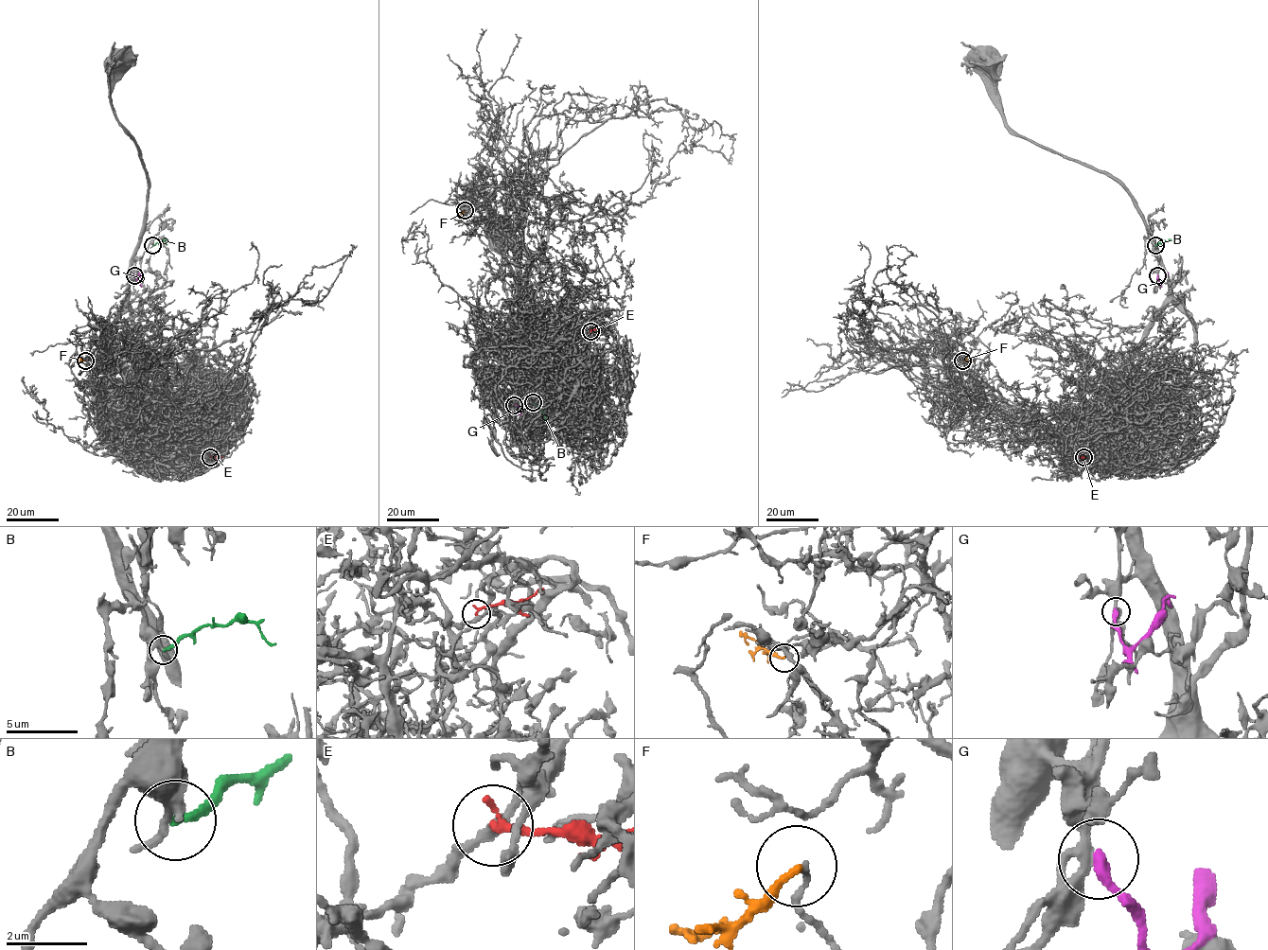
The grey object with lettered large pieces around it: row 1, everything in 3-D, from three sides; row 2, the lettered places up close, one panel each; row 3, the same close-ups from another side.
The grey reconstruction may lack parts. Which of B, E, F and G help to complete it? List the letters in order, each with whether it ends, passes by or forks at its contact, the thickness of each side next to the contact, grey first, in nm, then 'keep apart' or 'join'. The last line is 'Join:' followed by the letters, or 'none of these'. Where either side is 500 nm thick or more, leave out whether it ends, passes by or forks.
B: it ends there; 300 nm thick on the grey side, 180 nm on the other; keep apart
E: it ends there; 240 nm thick on the grey side, 220 nm on the other; keep apart
F: it ends there; 90 nm thick on the grey side, 180 nm on the other; keep apart
G: it ends there; 300 nm thick on the grey side, 320 nm on the other; keep apart
Join: none of these

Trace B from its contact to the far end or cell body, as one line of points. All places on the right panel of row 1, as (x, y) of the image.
B: (1155, 245), (1171, 240), (1176, 244)

